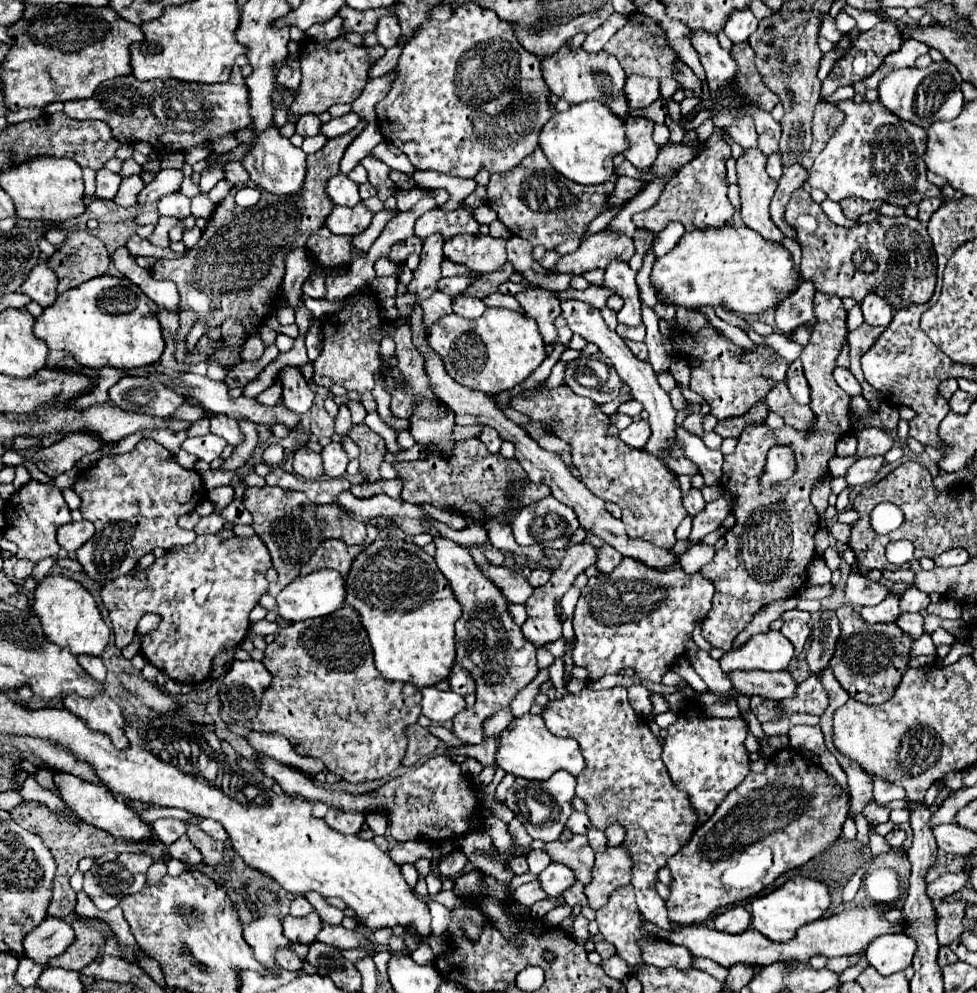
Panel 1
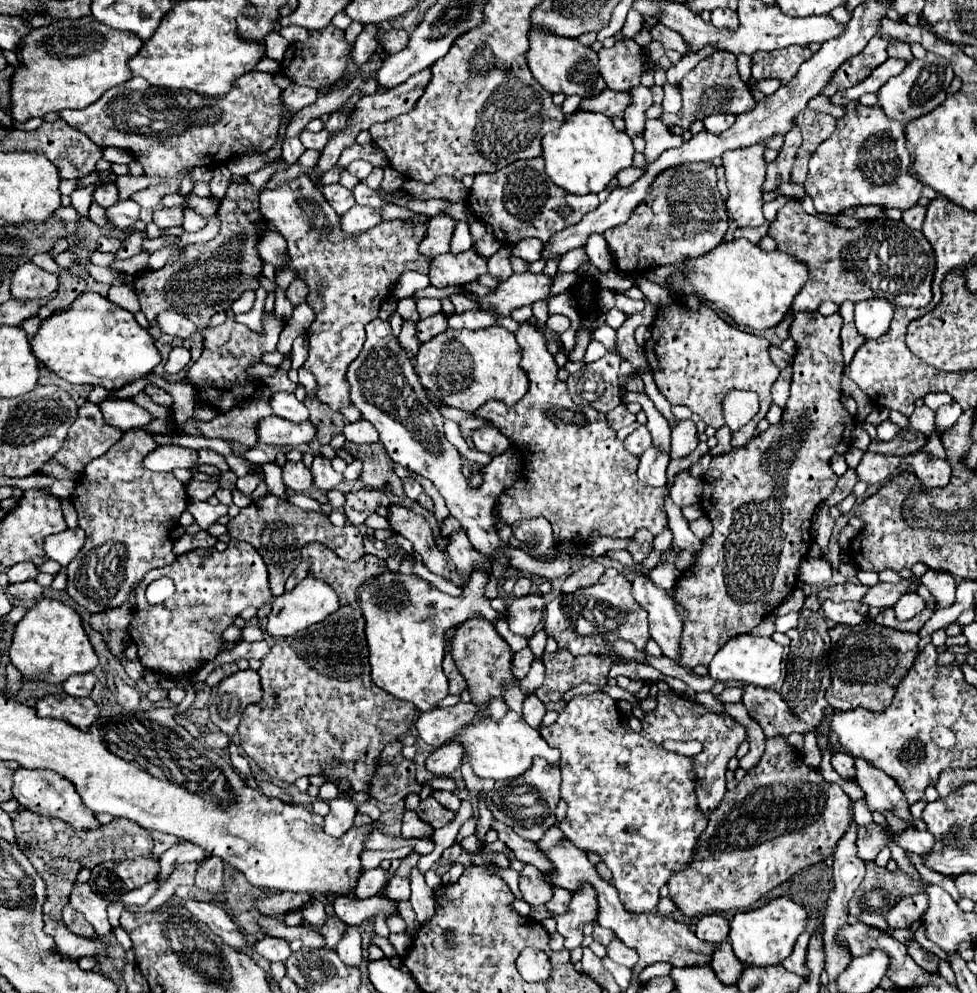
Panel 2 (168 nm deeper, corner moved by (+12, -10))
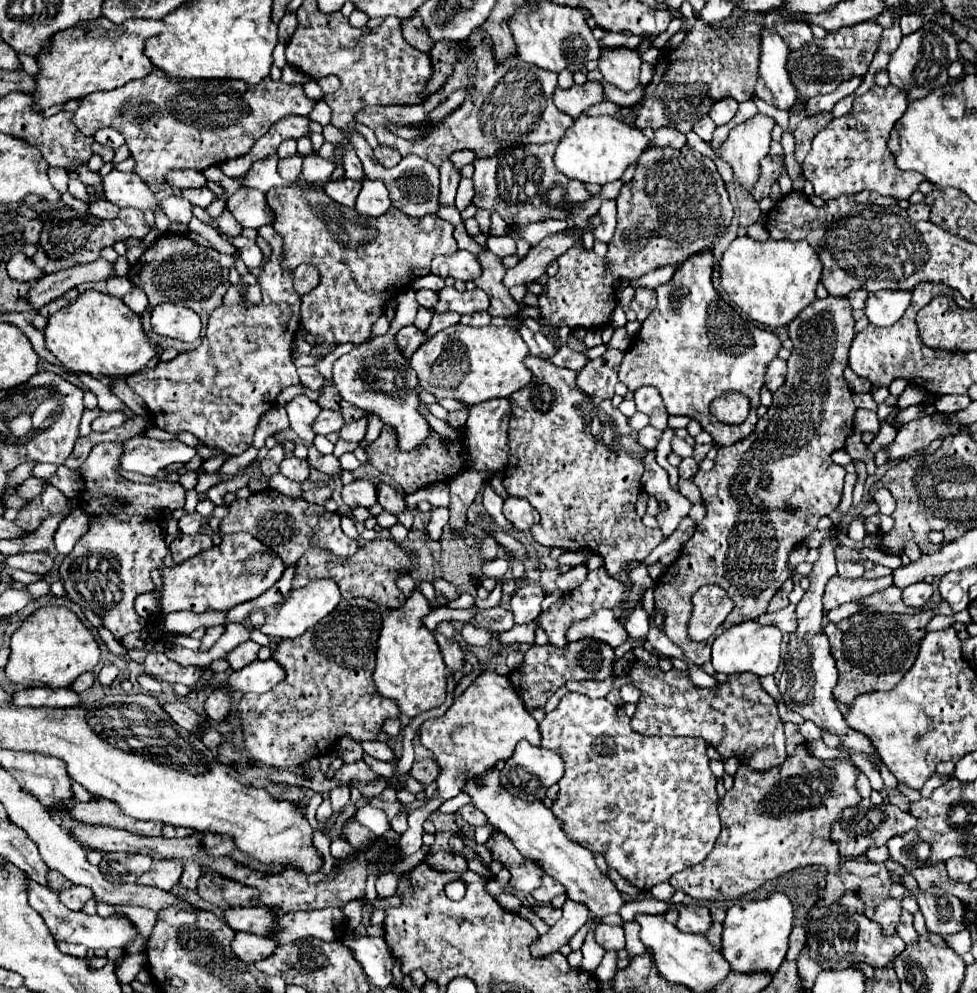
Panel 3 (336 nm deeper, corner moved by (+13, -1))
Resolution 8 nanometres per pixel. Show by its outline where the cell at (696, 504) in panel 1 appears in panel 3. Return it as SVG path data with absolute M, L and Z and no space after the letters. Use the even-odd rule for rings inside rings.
M689 457L689 459L683 459L677 469L679 469L681 479L693 479L693 475L699 471L699 465L695 463L693 457Z

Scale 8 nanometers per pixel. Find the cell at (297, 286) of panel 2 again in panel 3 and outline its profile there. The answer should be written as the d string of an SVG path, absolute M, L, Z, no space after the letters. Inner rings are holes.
M299 265L295 269L295 291L299 295L311 293L319 285L319 271L313 265Z

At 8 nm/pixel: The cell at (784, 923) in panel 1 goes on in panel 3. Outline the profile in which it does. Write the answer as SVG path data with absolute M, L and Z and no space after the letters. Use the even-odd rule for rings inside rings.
M773 893L763 901L737 901L727 909L727 919L721 933L721 955L733 973L775 975L785 959L791 927L793 905L783 893Z

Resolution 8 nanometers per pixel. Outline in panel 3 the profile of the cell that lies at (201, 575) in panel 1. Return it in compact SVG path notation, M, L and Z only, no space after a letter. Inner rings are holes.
M231 533L223 535L221 545L211 547L201 555L195 555L195 559L187 559L181 565L161 571L165 583L161 591L161 613L157 619L149 623L157 623L161 621L163 615L173 611L193 611L193 613L229 611L231 607L251 601L269 587L273 587L281 579L285 563L269 547L253 539L253 535Z

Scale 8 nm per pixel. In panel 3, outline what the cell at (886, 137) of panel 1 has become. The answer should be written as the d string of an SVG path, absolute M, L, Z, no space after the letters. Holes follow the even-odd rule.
M873 85L867 93L855 99L853 109L847 115L835 117L825 129L815 135L813 147L801 167L805 179L813 183L817 197L829 201L839 195L855 195L867 189L879 195L909 199L917 191L923 177L917 171L897 169L893 155L887 149L889 133L895 121L905 113L907 103L909 101L905 89L899 89L895 85Z

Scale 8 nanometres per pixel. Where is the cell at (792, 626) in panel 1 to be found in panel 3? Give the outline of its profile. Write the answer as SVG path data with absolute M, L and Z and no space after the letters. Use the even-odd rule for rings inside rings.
M789 603L785 609L777 611L777 613L765 613L757 619L761 625L765 623L771 623L771 625L777 625L783 633L793 633L797 628L797 615L796 605Z

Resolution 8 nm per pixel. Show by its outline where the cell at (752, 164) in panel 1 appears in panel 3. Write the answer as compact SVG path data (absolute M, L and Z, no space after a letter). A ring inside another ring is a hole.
M757 113L731 129L727 141L723 143L721 157L731 163L733 173L745 191L749 191L749 187L757 181L759 161L769 153L773 125L775 121L771 117Z

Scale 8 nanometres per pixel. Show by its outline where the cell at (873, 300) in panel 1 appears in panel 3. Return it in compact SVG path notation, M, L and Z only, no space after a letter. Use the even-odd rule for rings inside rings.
M877 291L867 299L865 315L877 327L889 327L903 317L911 305L911 291Z

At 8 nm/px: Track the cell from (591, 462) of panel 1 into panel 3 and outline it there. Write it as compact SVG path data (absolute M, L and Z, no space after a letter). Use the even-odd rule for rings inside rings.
M527 355L525 365L533 373L533 379L531 379L529 387L523 387L521 391L517 391L517 393L513 393L509 397L509 401L513 405L513 419L511 419L511 427L509 427L509 467L511 469L505 469L505 473L503 473L503 487L505 487L507 495L523 497L523 499L527 499L539 511L541 521L535 525L535 541L539 545L543 545L547 549L555 549L555 547L561 547L561 549L589 549L593 553L599 553L605 559L607 573L613 577L613 575L621 573L623 565L631 563L631 561L643 561L663 541L661 529L649 529L649 527L645 527L641 523L641 517L635 513L635 501L637 501L637 495L641 493L643 459L645 459L647 449L637 441L637 431L629 427L627 417L617 407L611 407L611 411L609 411L609 405L605 401L595 401L595 405L589 405L593 399L589 399L577 387L577 383L575 383L577 373L575 371L563 371L563 369L551 365L547 359L537 359L533 355Z

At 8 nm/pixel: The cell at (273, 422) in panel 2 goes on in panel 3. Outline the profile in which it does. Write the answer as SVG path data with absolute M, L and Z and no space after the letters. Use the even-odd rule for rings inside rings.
M321 409L317 423L313 423L313 431L317 435L329 435L333 431L339 431L345 425L343 413L341 411L333 411L333 409Z

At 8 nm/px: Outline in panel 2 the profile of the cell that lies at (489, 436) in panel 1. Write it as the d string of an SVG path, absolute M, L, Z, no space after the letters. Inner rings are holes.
M492 424L474 430L472 440L474 440L474 448L478 452L486 452L490 456L496 456L496 454L504 452L508 448L508 444L510 444L508 438L496 426L492 426Z

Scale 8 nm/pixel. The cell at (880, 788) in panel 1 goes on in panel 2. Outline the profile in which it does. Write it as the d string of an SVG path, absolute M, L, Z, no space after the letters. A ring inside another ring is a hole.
M838 752L832 756L832 766L842 778L856 778L856 768L854 768L854 758Z

